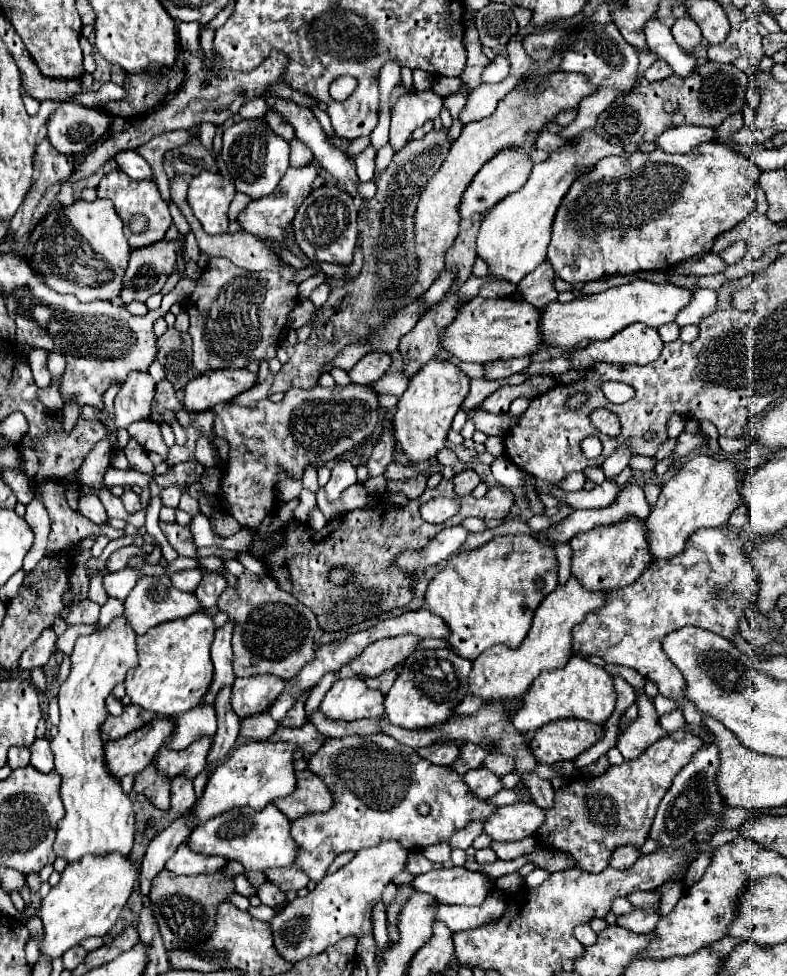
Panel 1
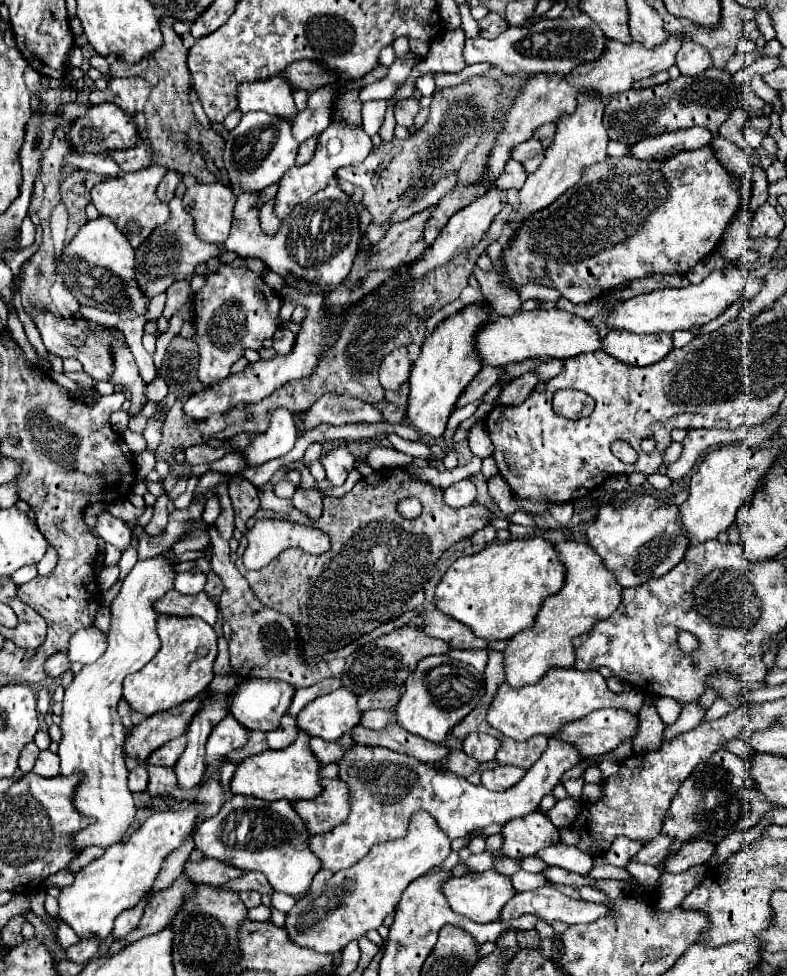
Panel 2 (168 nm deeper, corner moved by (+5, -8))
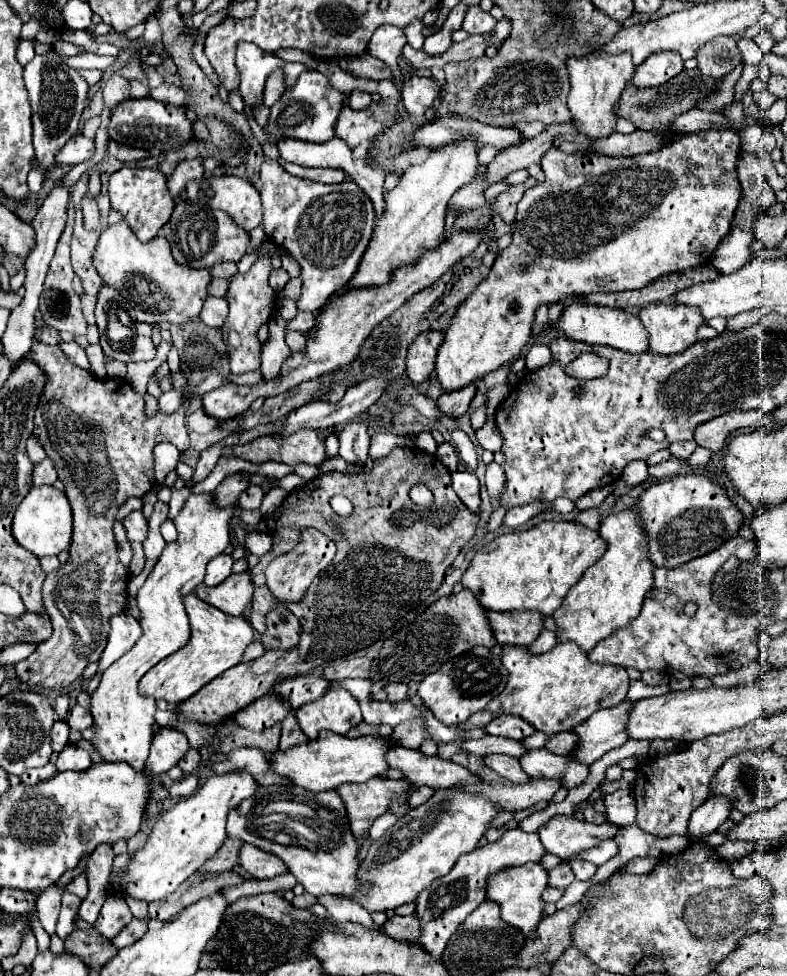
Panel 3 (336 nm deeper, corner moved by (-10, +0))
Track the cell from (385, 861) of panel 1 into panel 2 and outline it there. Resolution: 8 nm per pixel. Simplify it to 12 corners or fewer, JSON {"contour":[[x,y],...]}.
{"contour":[[425,811],[371,847],[283,925],[299,947],[339,953],[449,857]]}

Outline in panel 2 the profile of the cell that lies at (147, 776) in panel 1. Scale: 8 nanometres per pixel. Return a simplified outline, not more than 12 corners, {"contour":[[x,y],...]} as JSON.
{"contour":[[147,765],[151,797],[173,797],[177,777],[171,767]]}

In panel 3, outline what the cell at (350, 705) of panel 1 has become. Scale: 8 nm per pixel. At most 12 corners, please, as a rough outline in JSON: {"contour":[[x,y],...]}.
{"contour":[[342,687],[300,705],[294,715],[310,741],[322,729],[346,735],[362,721]]}

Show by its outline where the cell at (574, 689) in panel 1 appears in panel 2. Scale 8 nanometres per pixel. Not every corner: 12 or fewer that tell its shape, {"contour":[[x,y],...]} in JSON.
{"contour":[[553,669],[499,685],[487,721],[505,737],[555,735],[597,709],[637,715],[643,693],[613,693],[599,671]]}

